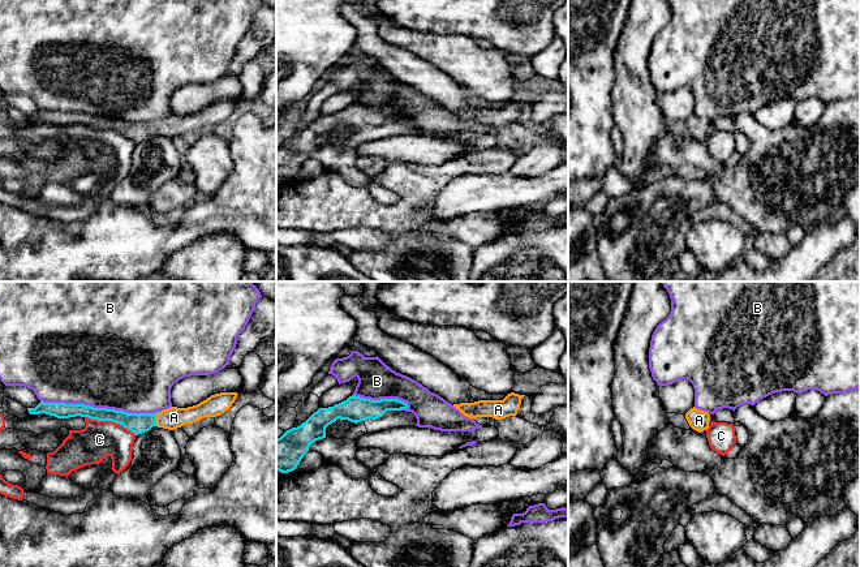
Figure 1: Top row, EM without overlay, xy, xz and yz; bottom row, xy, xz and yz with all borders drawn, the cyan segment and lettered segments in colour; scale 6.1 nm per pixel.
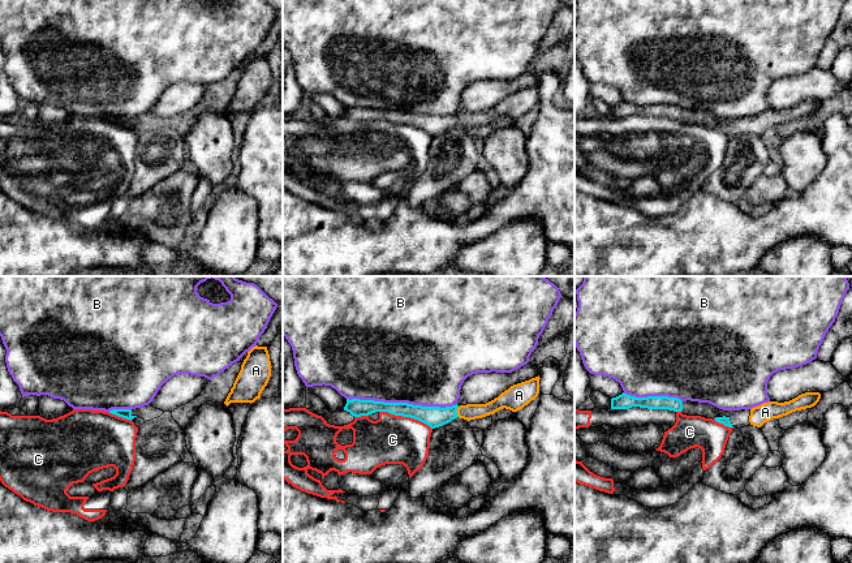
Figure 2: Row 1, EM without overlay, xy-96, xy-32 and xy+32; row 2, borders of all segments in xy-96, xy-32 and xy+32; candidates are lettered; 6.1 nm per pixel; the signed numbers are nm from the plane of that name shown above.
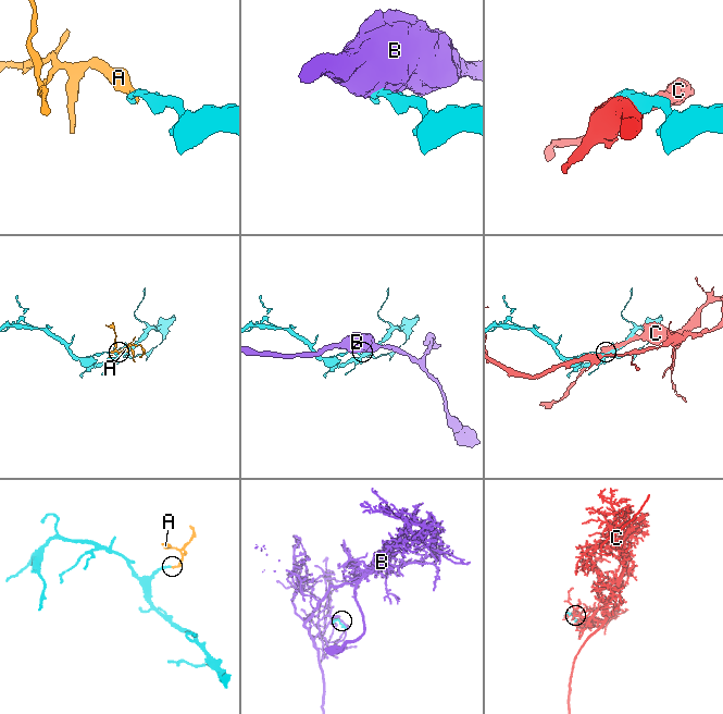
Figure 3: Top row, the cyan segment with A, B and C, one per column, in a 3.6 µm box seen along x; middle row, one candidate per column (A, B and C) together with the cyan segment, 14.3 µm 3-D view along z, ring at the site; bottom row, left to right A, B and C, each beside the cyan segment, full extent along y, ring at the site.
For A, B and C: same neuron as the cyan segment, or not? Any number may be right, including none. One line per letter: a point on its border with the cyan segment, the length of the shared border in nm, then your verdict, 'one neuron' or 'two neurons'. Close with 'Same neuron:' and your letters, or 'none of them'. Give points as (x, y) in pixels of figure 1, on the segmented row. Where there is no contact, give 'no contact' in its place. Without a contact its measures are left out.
A: meets cyan in xy at (155, 419); contact 90 nm long; one neuron
B: meets cyan in xy at (99, 408); contact 750 nm long; two neurons
C: meets cyan in xy at (111, 420); contact 340 nm long; two neurons
Same neuron: A

